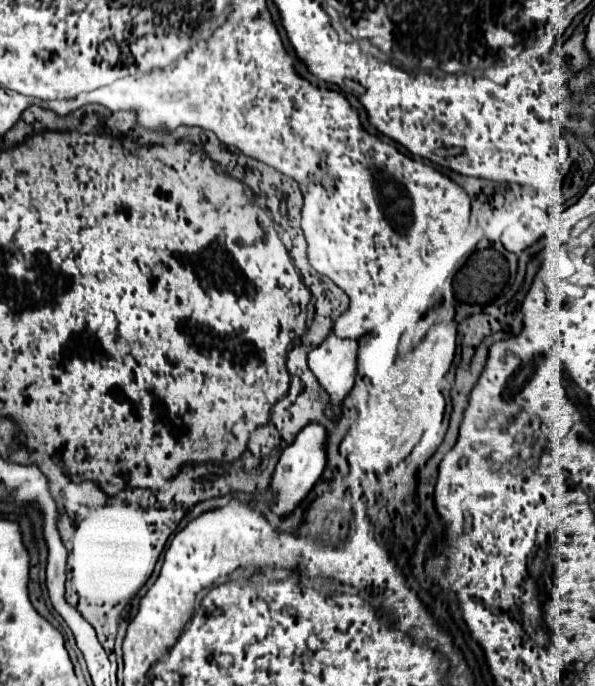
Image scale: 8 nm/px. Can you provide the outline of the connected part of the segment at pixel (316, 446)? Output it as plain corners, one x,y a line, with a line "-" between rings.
311,422
297,434
295,442
283,450
279,464
273,472
271,488
277,492
277,502
273,506
273,512
279,516
291,512
307,496
313,484
321,478
325,468
327,468
327,428
319,422

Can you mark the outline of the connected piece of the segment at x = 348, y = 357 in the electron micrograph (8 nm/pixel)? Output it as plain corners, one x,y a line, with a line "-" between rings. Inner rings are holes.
335,330
309,352
309,368
313,368
319,384
329,392
329,416
341,414
341,400
353,388
357,374
359,342
351,338
339,338

